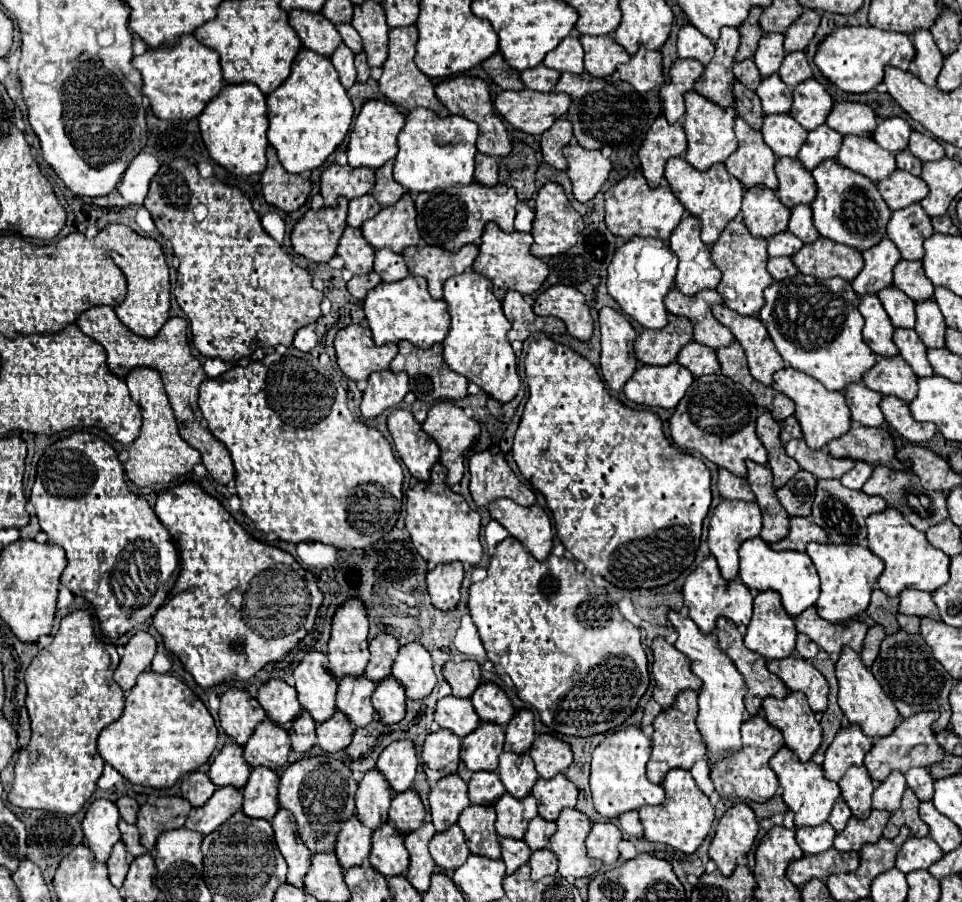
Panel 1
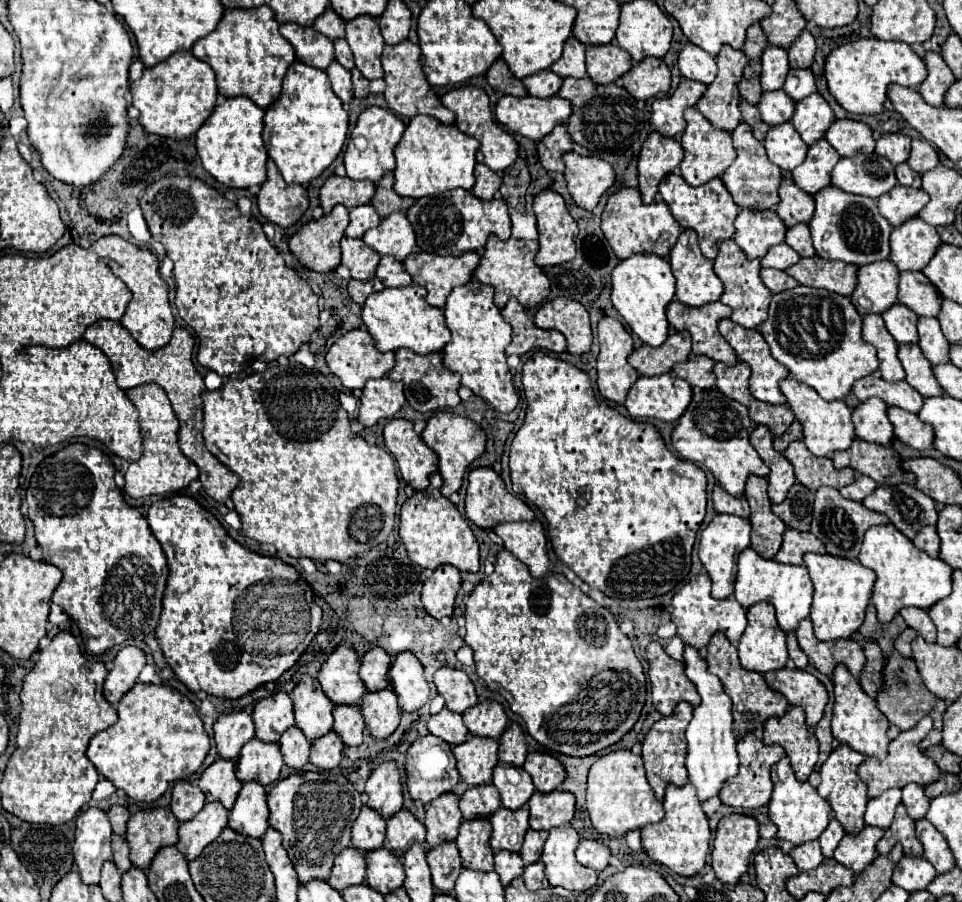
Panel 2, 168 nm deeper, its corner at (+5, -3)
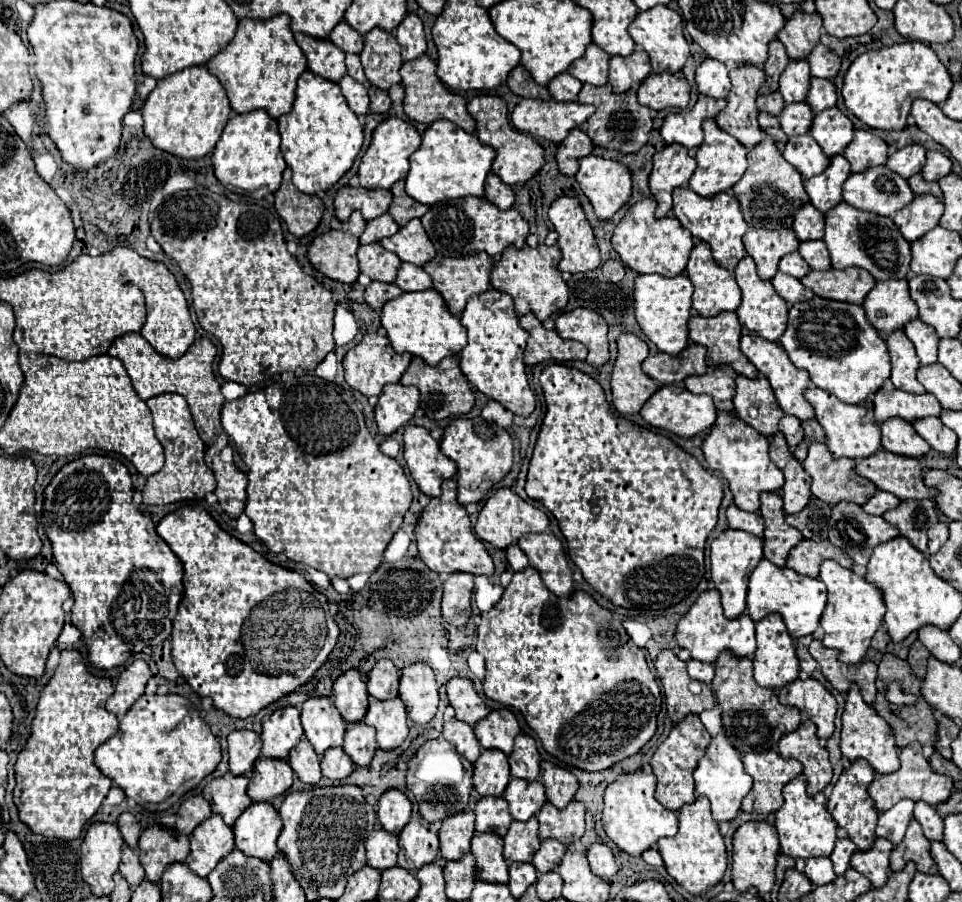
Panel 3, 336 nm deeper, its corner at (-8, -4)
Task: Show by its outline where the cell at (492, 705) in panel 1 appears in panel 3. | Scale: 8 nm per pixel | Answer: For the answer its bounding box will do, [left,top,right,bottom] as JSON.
[474,710,520,754]

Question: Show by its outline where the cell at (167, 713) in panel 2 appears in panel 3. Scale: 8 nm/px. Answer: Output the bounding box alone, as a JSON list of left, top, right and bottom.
[96,694,222,804]

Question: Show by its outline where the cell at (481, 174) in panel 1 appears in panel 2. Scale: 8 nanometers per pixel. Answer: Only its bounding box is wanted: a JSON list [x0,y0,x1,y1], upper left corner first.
[471,163,501,199]

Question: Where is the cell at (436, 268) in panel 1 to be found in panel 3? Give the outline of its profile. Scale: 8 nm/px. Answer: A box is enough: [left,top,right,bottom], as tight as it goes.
[422,252,494,316]

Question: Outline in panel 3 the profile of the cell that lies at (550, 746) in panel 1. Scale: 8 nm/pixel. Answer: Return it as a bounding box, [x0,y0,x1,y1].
[538,762,578,808]

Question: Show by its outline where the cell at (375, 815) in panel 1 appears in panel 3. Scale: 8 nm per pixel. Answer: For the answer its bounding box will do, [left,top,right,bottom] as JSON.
[366,828,398,870]

